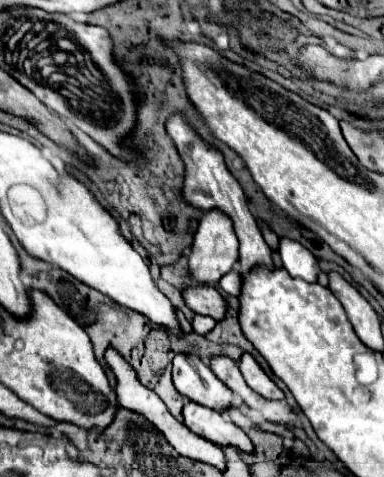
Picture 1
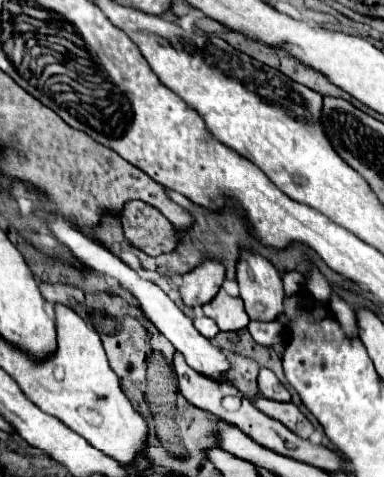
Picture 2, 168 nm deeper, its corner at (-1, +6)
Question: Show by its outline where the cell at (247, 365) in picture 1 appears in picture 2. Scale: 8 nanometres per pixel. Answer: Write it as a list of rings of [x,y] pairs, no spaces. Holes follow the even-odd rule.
[[[260,368],[260,372],[258,372],[258,390],[262,396],[266,396],[270,400],[278,400],[278,402],[290,400],[288,390],[280,384],[280,380],[268,368]]]

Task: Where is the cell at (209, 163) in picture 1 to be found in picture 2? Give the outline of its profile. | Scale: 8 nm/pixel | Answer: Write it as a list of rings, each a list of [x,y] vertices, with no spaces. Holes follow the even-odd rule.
[[[242,248],[236,264],[236,280],[246,314],[252,320],[270,322],[282,312],[282,278],[268,258]]]

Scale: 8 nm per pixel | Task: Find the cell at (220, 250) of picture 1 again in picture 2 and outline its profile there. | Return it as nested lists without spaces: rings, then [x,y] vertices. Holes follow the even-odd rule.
[[[206,258],[206,262],[202,262],[202,266],[184,274],[184,280],[180,286],[184,304],[202,306],[202,304],[210,302],[216,296],[216,292],[220,290],[224,276],[226,276],[224,262],[218,262],[216,258],[210,258],[210,260]]]

